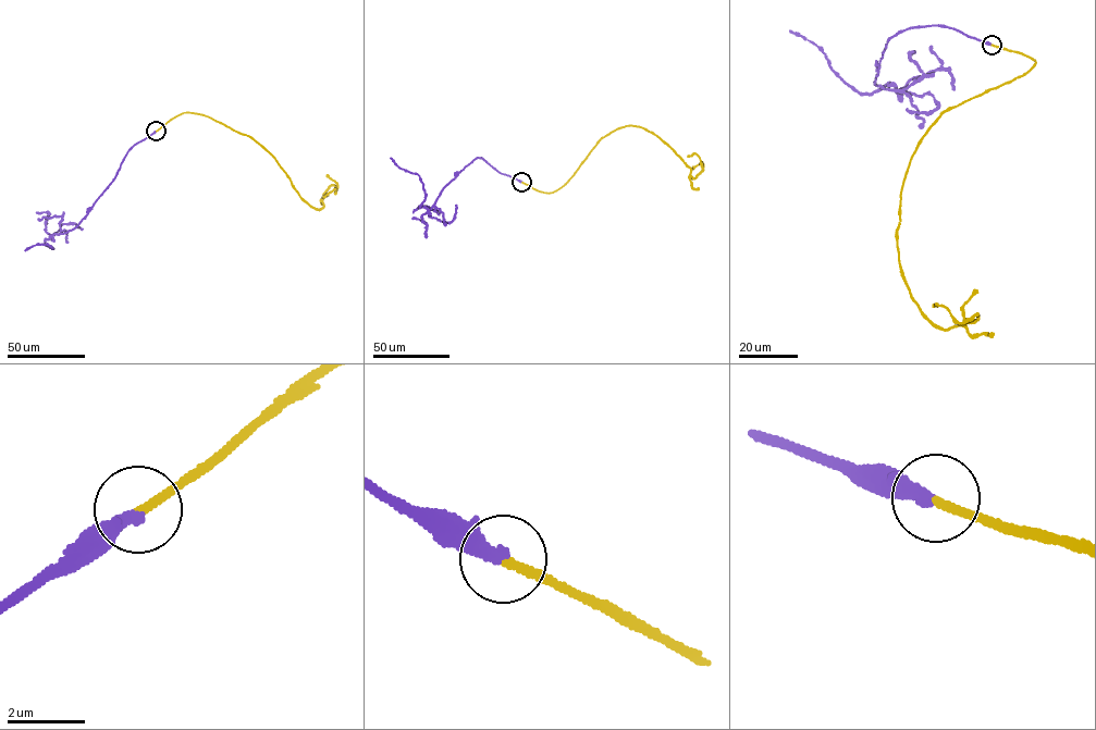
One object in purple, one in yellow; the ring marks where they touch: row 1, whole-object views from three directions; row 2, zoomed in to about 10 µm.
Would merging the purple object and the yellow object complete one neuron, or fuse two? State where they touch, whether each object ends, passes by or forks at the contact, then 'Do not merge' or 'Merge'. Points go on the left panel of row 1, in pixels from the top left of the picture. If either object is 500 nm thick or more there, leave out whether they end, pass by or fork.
Place: (156, 131). At the ring purple passes by. At the ring yellow ends. Merge

